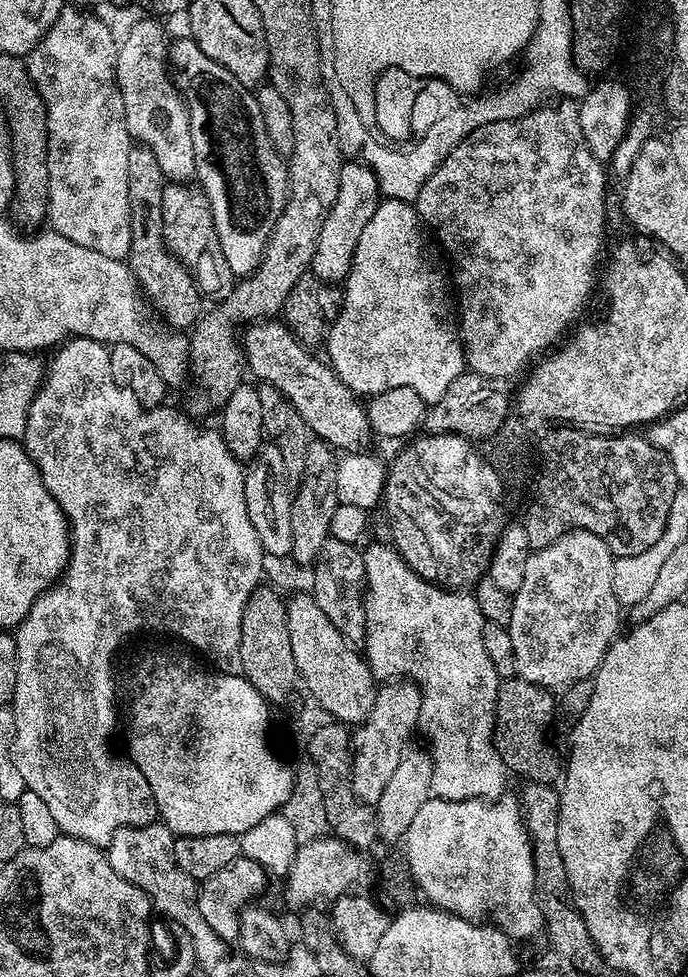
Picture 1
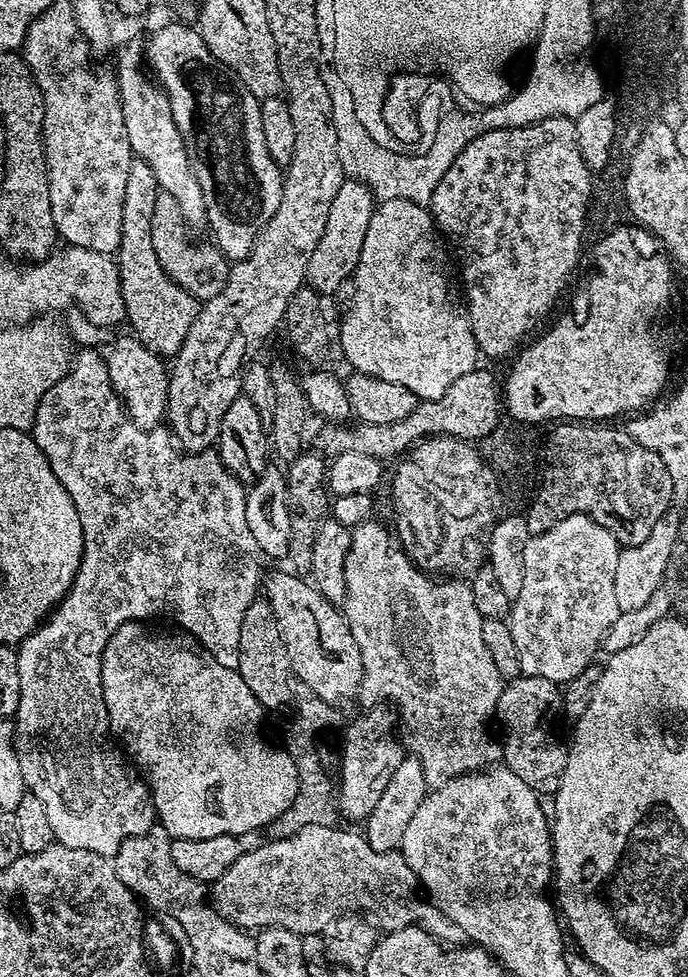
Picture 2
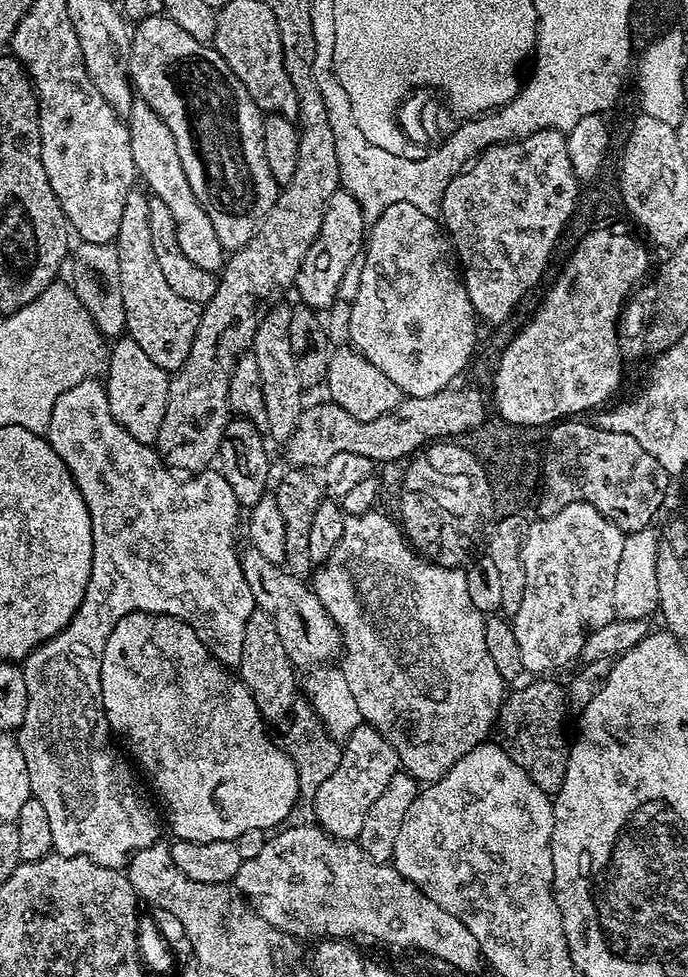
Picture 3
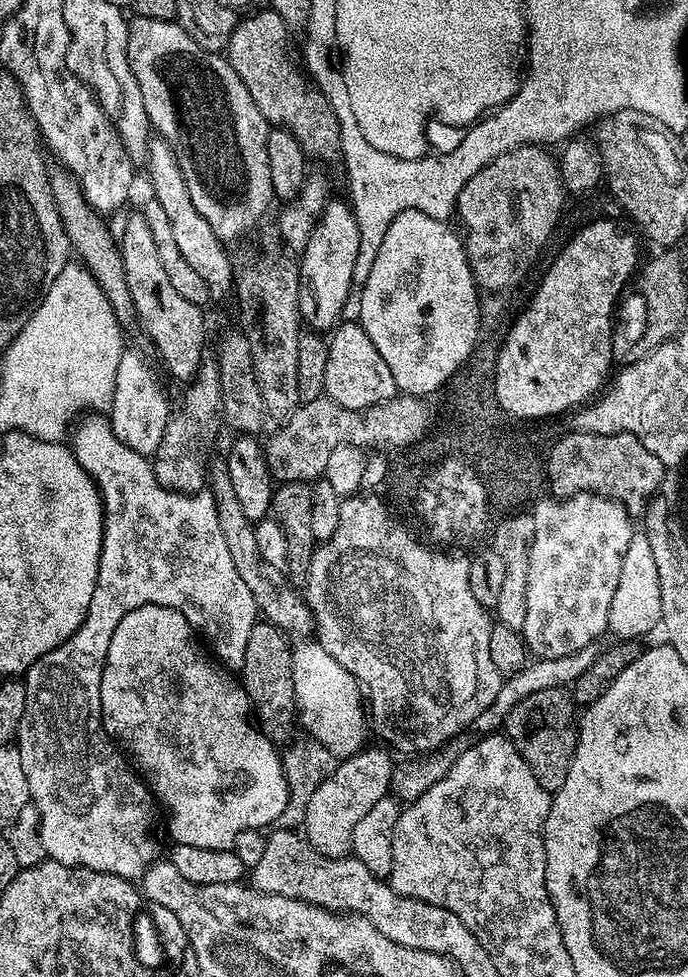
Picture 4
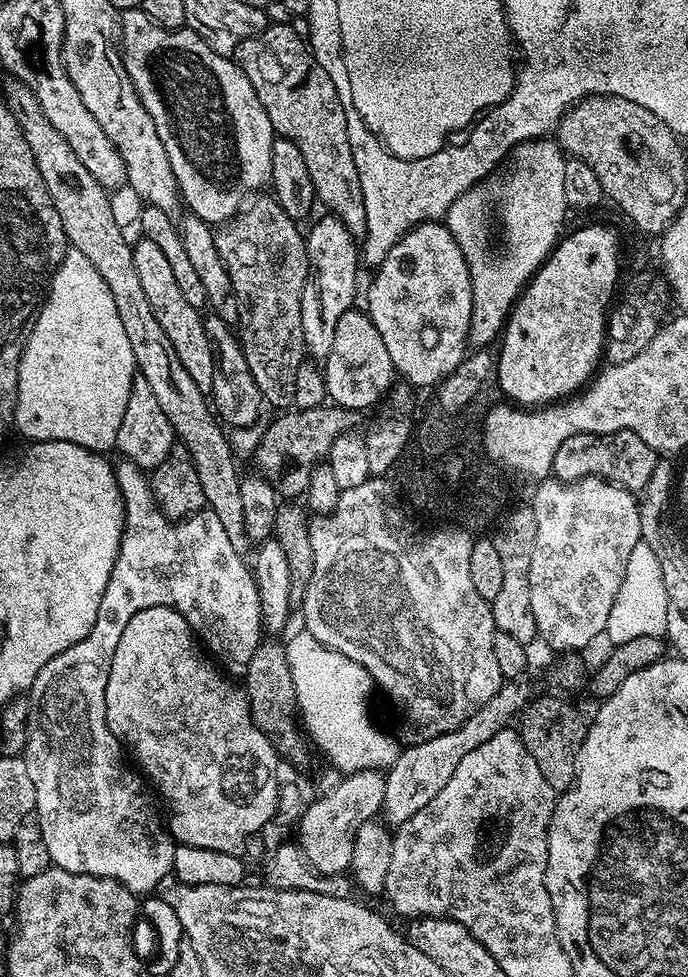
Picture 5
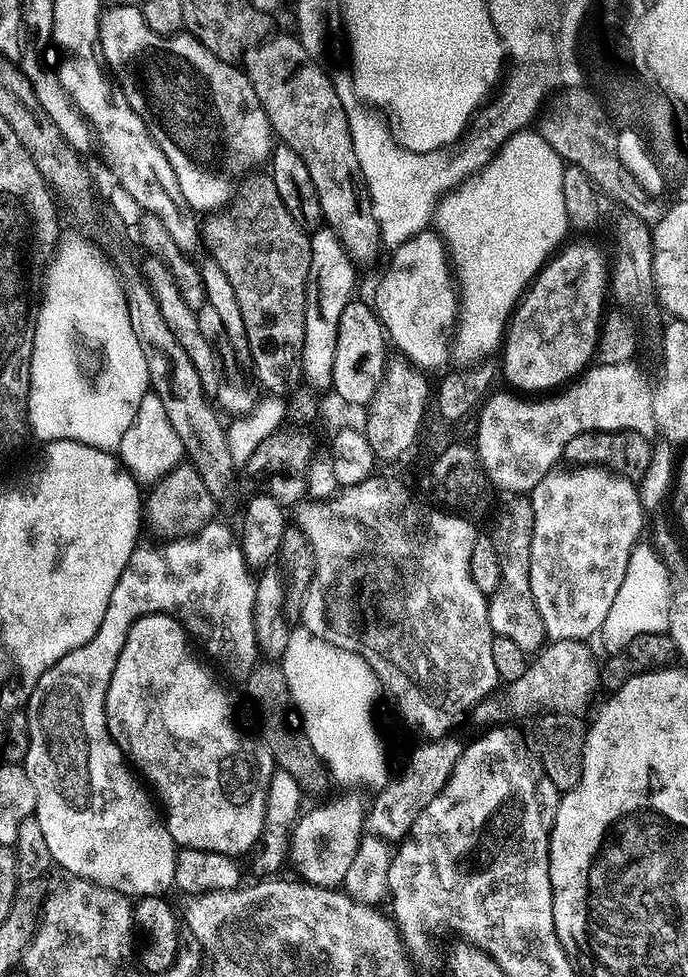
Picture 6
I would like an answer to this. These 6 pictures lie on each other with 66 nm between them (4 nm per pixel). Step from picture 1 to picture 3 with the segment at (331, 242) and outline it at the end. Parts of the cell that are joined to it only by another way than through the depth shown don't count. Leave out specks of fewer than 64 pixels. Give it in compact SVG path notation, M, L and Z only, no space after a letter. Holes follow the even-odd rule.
M343 190L336 192L330 202L326 202L326 214L322 214L322 230L318 230L314 246L306 250L306 258L296 275L294 292L301 296L299 299L315 310L335 305L338 286L342 286L342 278L346 275L346 266L357 260L365 244L366 221L362 206L356 201L354 194Z

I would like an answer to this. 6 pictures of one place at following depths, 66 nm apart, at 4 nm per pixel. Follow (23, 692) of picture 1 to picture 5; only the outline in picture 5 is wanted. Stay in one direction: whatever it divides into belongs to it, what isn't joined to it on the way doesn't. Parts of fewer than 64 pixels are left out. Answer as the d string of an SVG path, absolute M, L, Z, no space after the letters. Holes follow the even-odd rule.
M124 458L119 462L121 464L117 463L114 471L126 505L120 553L114 562L110 582L106 582L106 594L102 594L98 618L94 618L90 634L86 634L82 642L74 642L74 646L50 658L50 662L38 670L32 687L26 693L28 737L22 755L26 771L34 782L35 813L53 865L74 874L108 878L126 886L134 894L152 894L172 876L176 844L148 797L145 781L128 769L124 761L125 749L107 726L106 684L114 650L134 614L147 607L173 607L199 637L203 647L215 657L219 667L229 677L242 678L250 666L250 658L254 658L254 650L258 650L262 642L262 625L253 569L249 565L247 568L245 557L230 546L230 538L226 538L222 522L218 522L218 518L208 510L201 510L183 520L169 520L156 505L149 477L131 460Z

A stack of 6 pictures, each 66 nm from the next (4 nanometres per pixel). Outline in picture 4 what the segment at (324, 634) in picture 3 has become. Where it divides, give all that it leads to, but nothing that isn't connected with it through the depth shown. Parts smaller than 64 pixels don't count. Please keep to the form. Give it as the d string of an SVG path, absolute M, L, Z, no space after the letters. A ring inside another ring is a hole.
M223 459L211 461L207 483L210 485L212 495L216 497L218 522L222 526L222 538L226 538L226 546L230 549L234 570L238 570L238 575L242 577L242 582L246 582L250 594L254 594L254 602L263 619L289 637L311 637L308 635L313 635L314 621L308 601L302 595L301 589L290 583L284 572L274 570L274 566L270 566L262 558L262 554L258 554L258 538L254 538L256 525L246 518L238 497L234 494L234 486L230 486L228 466Z

